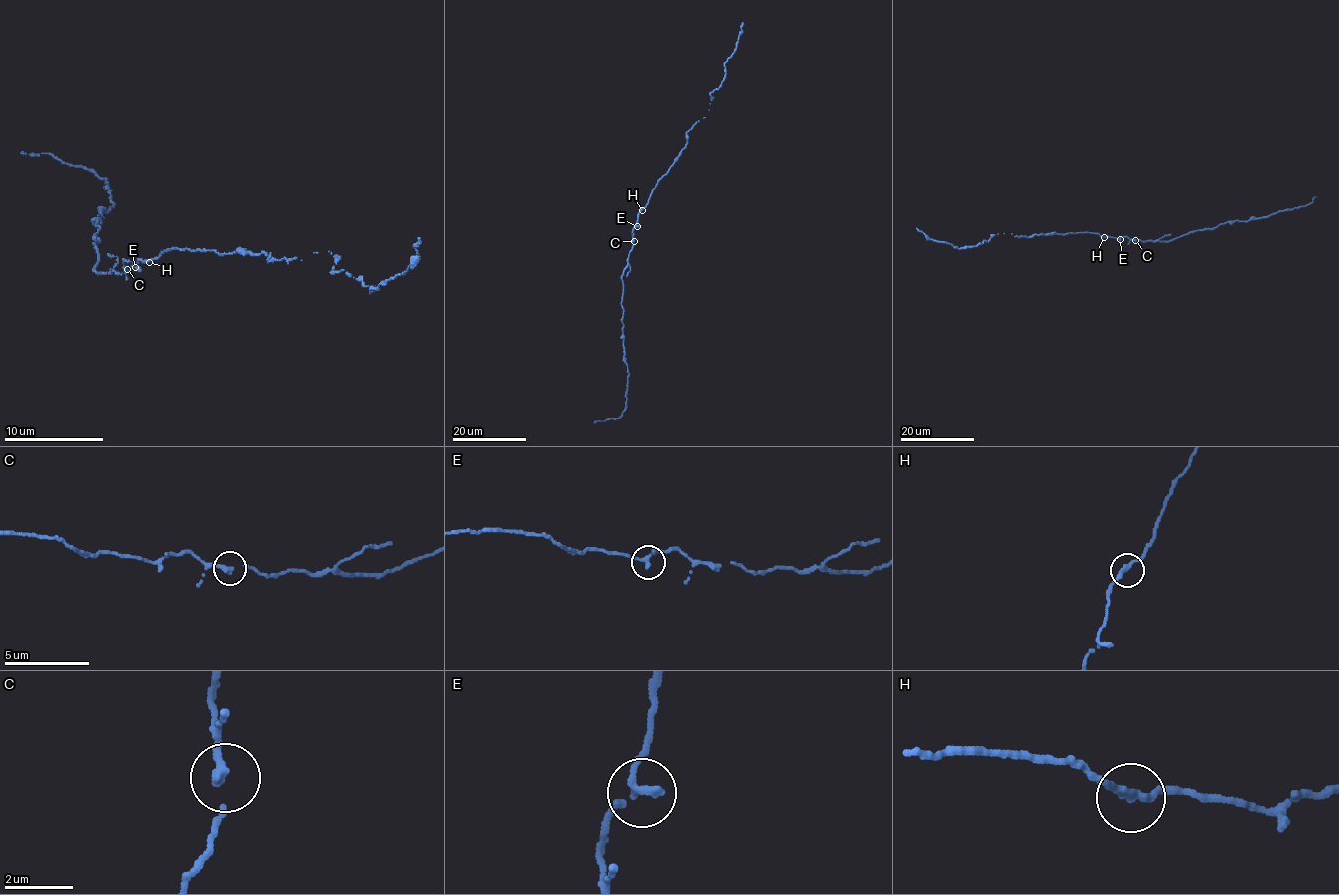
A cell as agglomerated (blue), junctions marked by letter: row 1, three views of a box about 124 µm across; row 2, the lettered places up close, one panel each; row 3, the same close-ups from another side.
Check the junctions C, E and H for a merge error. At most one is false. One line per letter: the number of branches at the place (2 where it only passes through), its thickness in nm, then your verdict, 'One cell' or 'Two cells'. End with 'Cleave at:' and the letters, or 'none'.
C: Branches: 2. Thickness 240 nm. One cell
E: Branches: 2. Thickness 240 nm. One cell
H: Branches: 2. Thickness 240 nm. One cell
Cleave at: none

